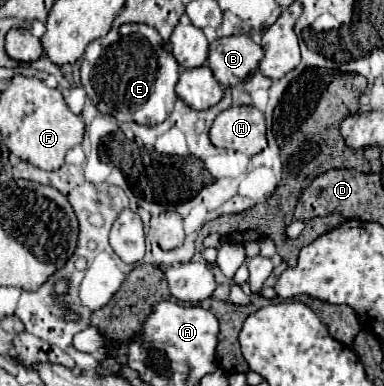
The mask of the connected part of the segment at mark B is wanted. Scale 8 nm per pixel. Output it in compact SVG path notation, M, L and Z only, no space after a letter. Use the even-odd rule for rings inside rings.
M247 34L217 38L209 44L207 66L223 86L237 86L257 70L263 48Z

